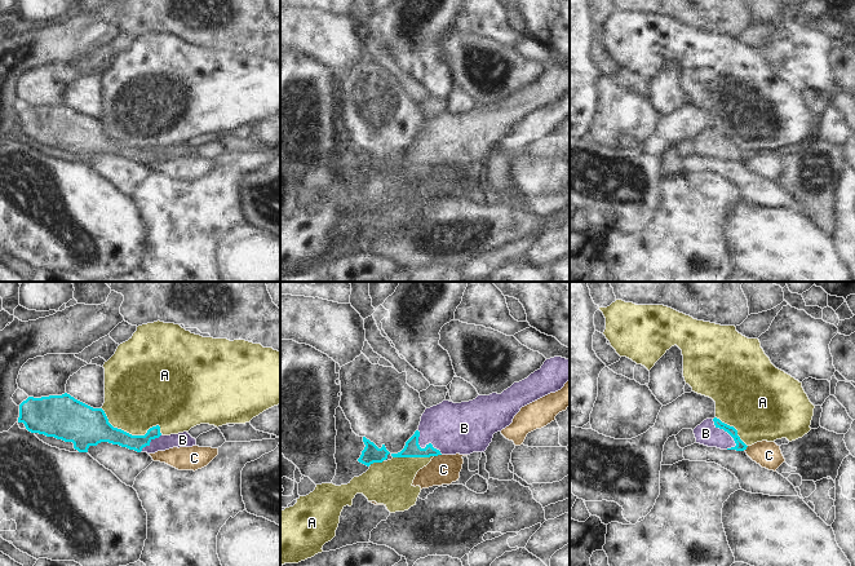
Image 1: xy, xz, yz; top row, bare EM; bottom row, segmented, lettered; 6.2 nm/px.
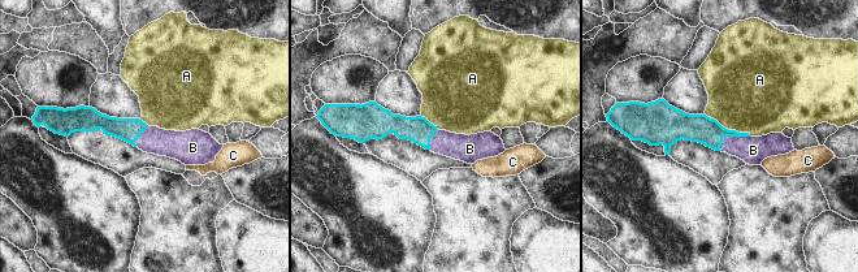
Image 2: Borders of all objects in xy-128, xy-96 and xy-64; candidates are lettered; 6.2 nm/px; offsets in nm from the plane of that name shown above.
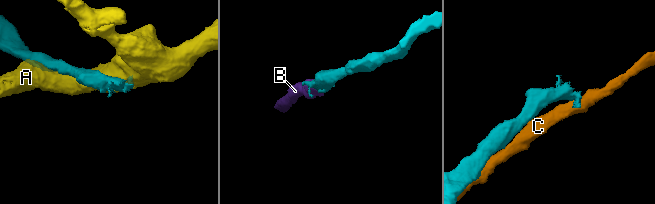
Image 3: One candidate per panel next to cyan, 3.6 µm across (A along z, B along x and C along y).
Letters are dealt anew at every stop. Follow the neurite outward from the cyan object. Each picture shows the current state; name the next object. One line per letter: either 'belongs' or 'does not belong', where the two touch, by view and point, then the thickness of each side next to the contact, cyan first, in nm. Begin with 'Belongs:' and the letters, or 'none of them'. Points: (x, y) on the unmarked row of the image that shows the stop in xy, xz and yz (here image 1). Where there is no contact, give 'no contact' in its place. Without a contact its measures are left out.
Belongs: B
A: does not belong; meets cyan in xy at (131, 145); 220 nm thick on the cyan side, 420 nm on the other
B: belongs; meets cyan in xz at (425, 158); 100 nm thick on the cyan side, 320 nm on the other
C: does not belong; meets cyan in xz at (437, 166); 100 nm thick on the cyan side, 190 nm on the other

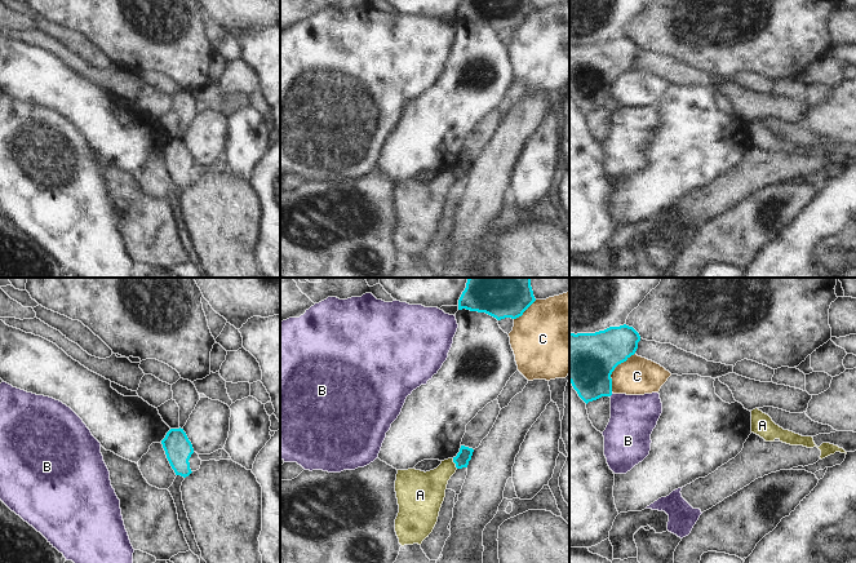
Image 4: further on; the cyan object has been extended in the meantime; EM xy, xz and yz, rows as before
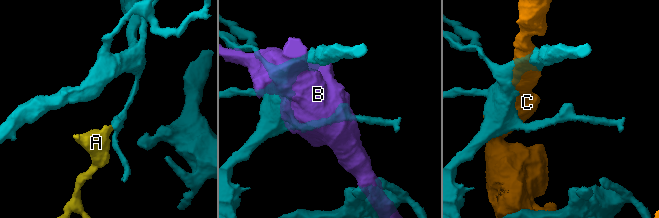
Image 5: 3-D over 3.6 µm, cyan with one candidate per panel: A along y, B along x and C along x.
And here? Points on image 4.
Belongs: none of them
A: does not belong; meets cyan in xz at (455, 173); 90 nm thick on the cyan side, 240 nm on the other
B: does not belong; meets cyan in yz at (611, 105); 320 nm thick on the cyan side, 280 nm on the other
C: does not belong; meets cyan in yz at (613, 80); 340 nm thick on the cyan side, 240 nm on the other

